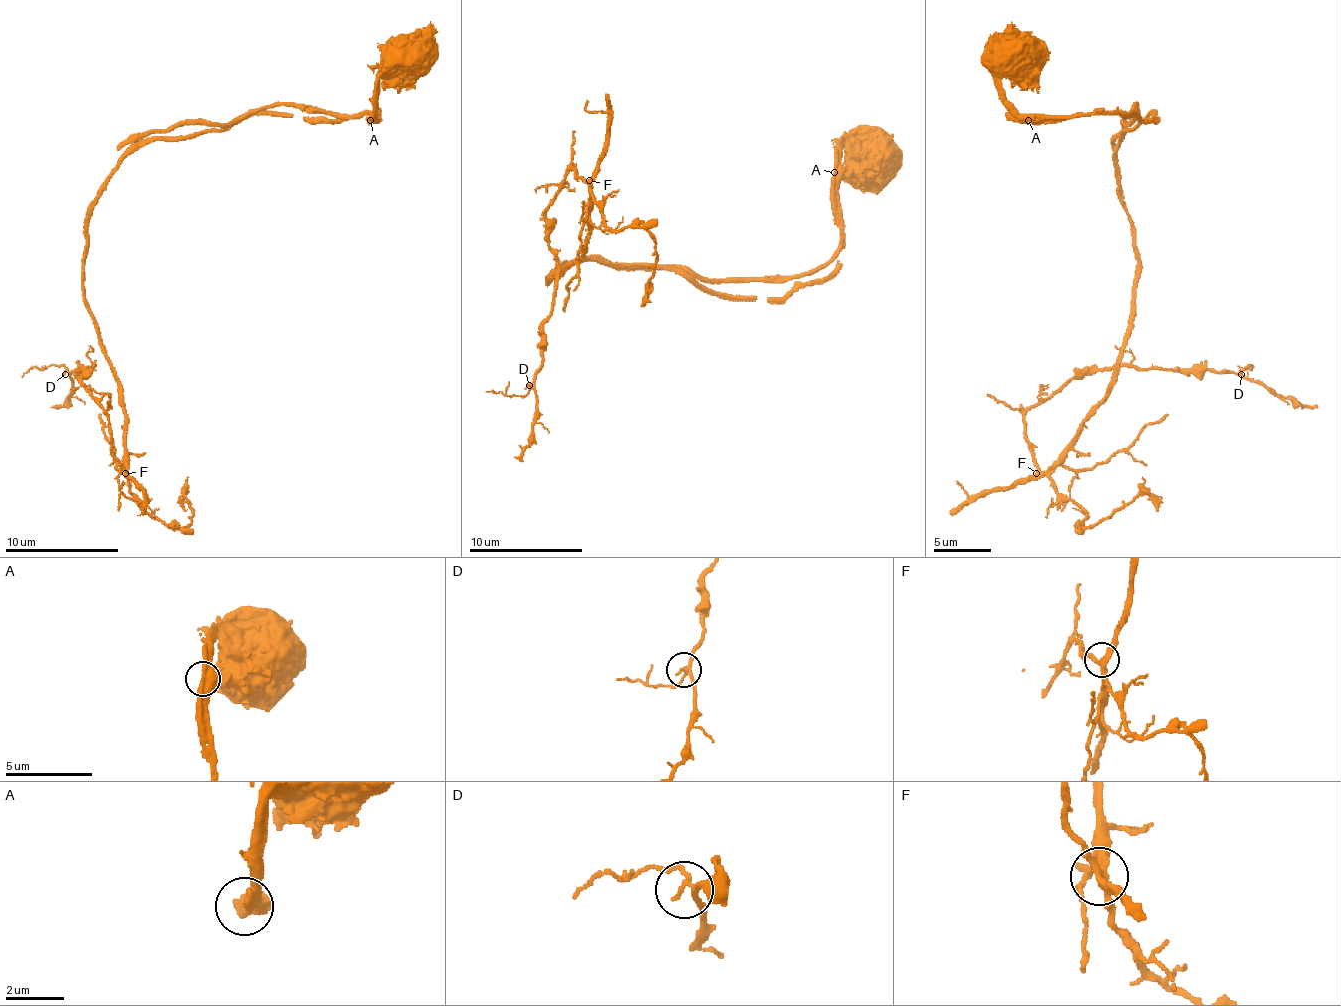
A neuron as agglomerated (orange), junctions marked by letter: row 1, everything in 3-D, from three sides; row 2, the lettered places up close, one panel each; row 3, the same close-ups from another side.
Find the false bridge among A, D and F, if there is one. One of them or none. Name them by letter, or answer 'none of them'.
A

